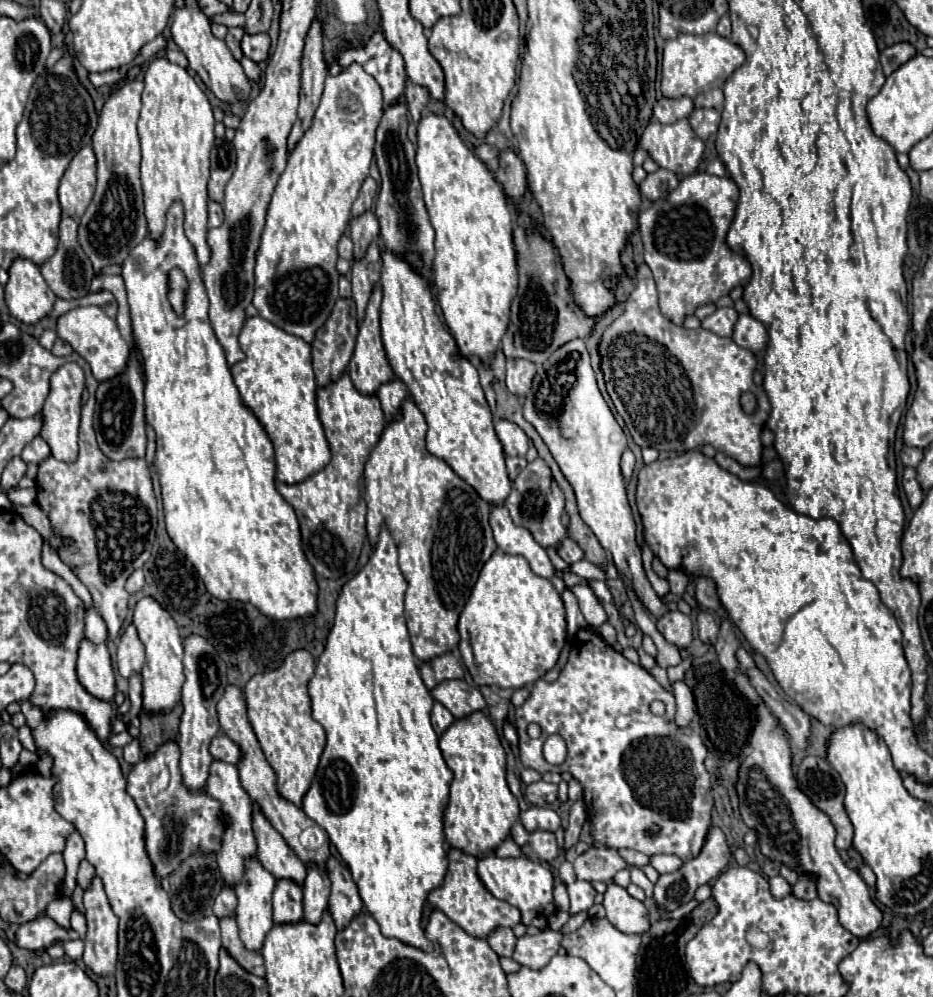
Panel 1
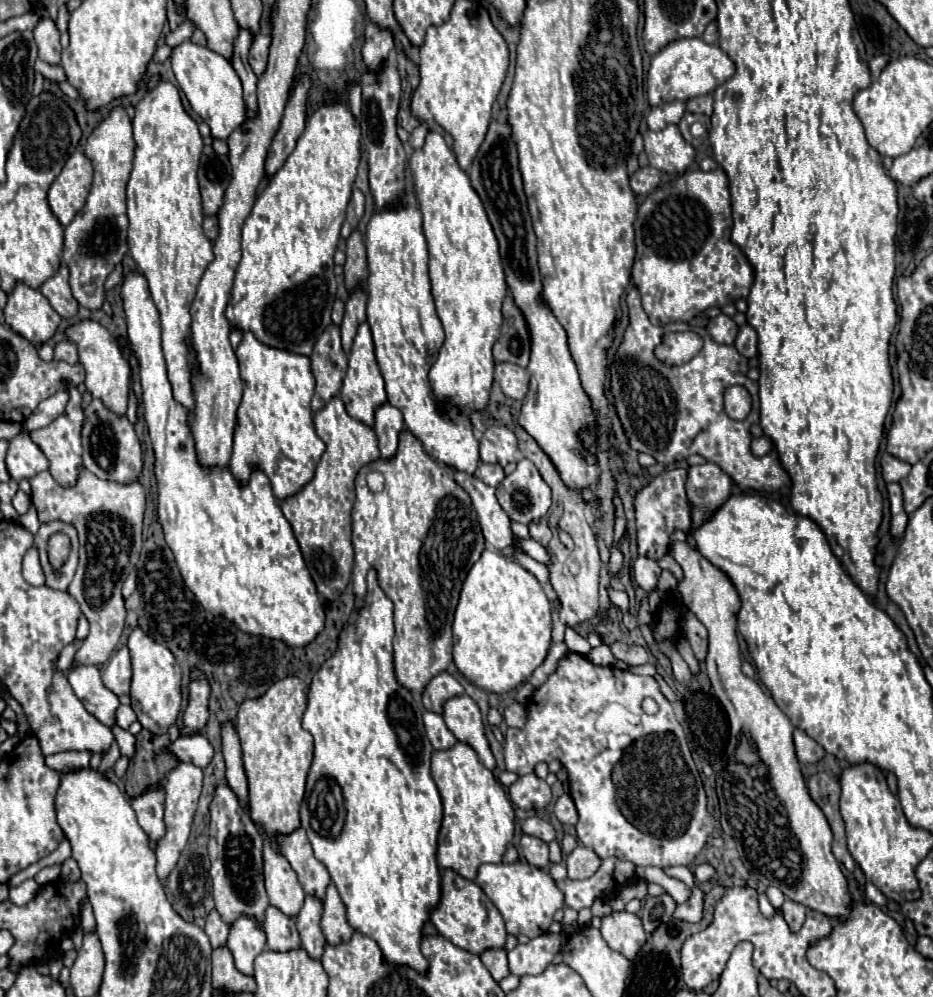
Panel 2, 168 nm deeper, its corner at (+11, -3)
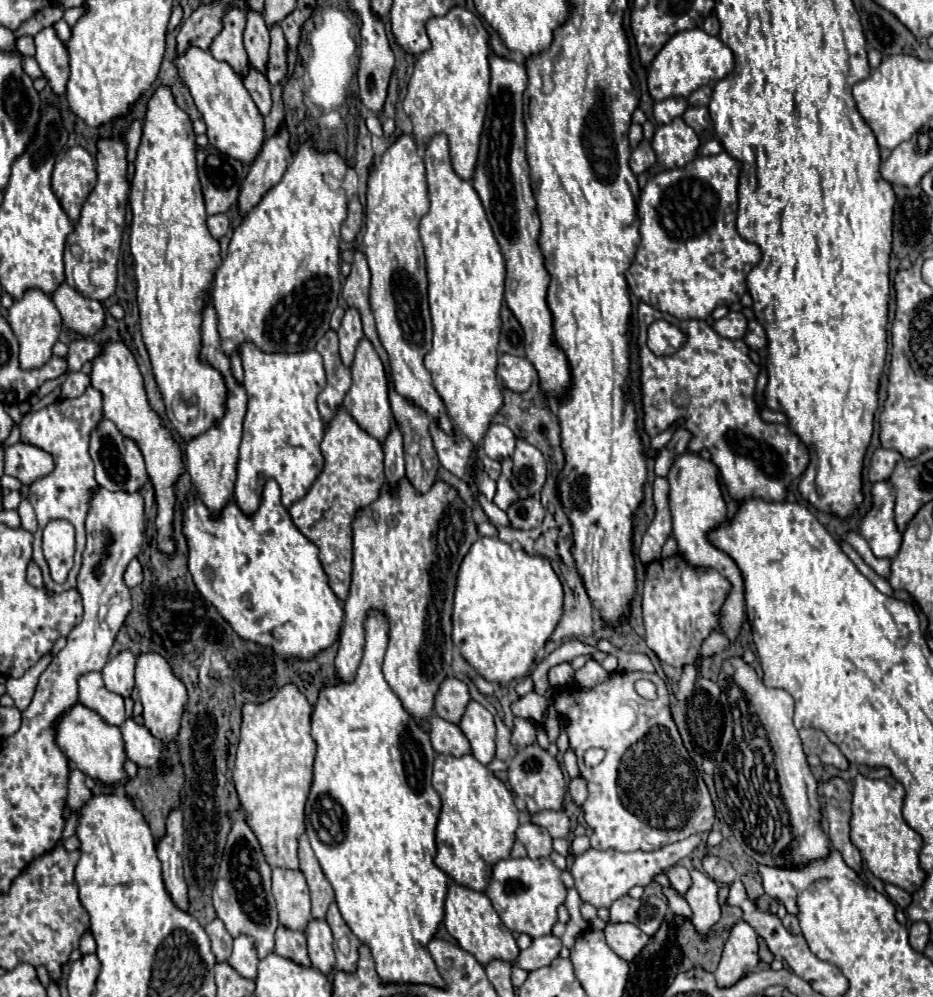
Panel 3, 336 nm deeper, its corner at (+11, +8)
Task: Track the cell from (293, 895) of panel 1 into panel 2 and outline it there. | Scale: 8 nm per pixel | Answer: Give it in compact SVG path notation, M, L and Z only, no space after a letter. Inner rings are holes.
M268 906L268 910L266 910L264 930L266 930L266 938L268 938L266 946L274 952L290 952L292 948L302 946L294 920L288 918L286 914L282 914L274 906Z

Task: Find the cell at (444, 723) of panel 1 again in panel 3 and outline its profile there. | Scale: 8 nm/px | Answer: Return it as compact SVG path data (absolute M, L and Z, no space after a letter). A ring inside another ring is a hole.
M438 715L430 717L430 739L436 753L446 753L454 757L470 753L468 739L460 731L460 727L446 719L440 719Z

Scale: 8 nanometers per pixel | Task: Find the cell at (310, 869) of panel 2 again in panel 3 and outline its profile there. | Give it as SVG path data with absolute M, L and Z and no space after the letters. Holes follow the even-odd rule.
M302 833L298 839L298 859L300 859L300 871L304 873L306 883L310 887L312 917L324 919L328 905L334 899L334 889L332 889L330 881L324 877L324 871L320 869L320 863L316 861L316 855L312 853L306 833Z

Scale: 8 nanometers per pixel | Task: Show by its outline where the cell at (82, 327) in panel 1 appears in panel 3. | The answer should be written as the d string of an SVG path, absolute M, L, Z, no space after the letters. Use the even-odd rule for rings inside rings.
M106 341L100 347L100 353L92 359L92 371L90 371L90 383L102 393L104 399L104 417L116 423L116 427L126 435L132 437L144 455L148 475L154 483L156 489L156 499L158 499L158 537L160 545L164 549L172 549L172 541L168 541L168 533L172 533L172 515L174 515L174 481L178 475L184 471L182 459L180 459L180 449L172 441L170 433L166 427L162 427L158 415L150 409L146 391L142 385L142 375L138 371L136 359L130 353L130 349L124 345L124 341Z

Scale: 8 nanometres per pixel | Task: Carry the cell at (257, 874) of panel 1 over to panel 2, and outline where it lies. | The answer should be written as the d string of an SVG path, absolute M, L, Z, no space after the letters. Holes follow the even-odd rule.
M242 916L232 924L230 936L228 936L228 950L232 952L234 964L242 974L246 976L254 974L254 968L252 968L254 958L264 950L264 946L266 946L266 936L256 926L254 920L250 920L248 916Z

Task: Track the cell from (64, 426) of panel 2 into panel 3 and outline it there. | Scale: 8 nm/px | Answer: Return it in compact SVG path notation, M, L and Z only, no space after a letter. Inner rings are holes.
M86 387L84 395L76 397L76 399L68 399L68 401L60 401L56 407L46 407L46 409L36 409L30 411L28 415L22 417L20 423L20 433L22 433L22 441L24 443L32 443L44 451L48 451L54 457L54 471L36 479L30 485L30 503L36 511L38 517L38 531L34 533L34 561L38 563L38 567L42 569L44 575L44 585L48 587L48 591L54 593L62 593L68 591L76 585L76 575L80 569L80 555L84 551L84 543L86 543L86 533L84 533L84 517L88 511L88 493L92 493L92 485L96 485L94 479L94 463L90 459L88 453L88 441L90 441L90 431L92 425L96 425L96 421L100 421L102 417L102 397L96 389ZM50 519L66 519L76 527L76 555L74 555L74 567L68 573L66 583L58 585L52 579L46 579L46 563L42 559L42 529Z

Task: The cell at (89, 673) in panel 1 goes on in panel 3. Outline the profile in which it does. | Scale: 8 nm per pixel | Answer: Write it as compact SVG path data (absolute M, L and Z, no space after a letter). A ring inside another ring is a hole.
M98 671L86 673L78 679L78 691L80 691L80 703L88 709L96 711L106 723L110 725L122 725L124 723L124 699L118 693L112 693L106 689L102 675Z

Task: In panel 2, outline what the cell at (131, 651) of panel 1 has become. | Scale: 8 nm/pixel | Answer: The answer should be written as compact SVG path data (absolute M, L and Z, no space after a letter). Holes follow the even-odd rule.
M120 648L102 670L102 682L108 690L112 690L116 696L124 696L130 692L130 680L132 680L132 668L130 668L130 652L128 648Z

